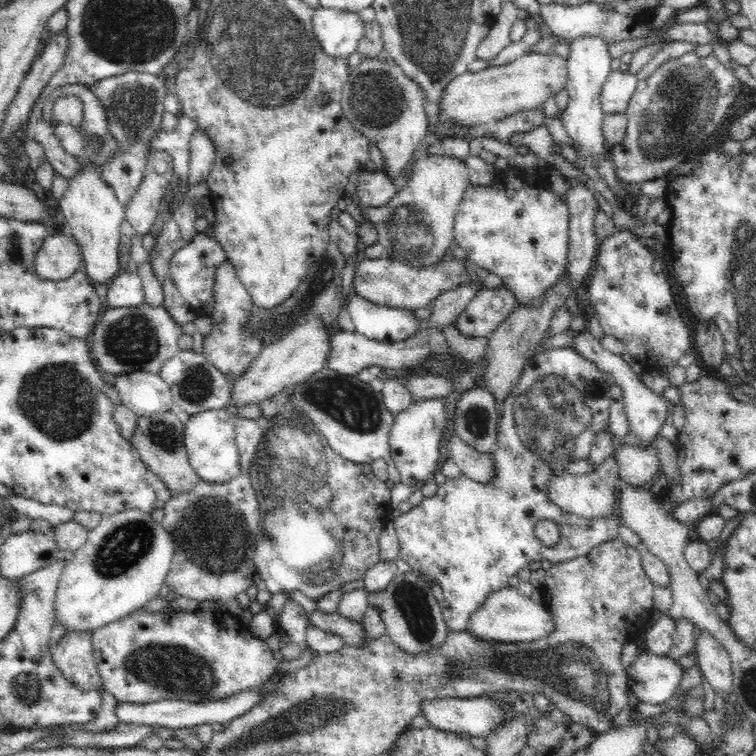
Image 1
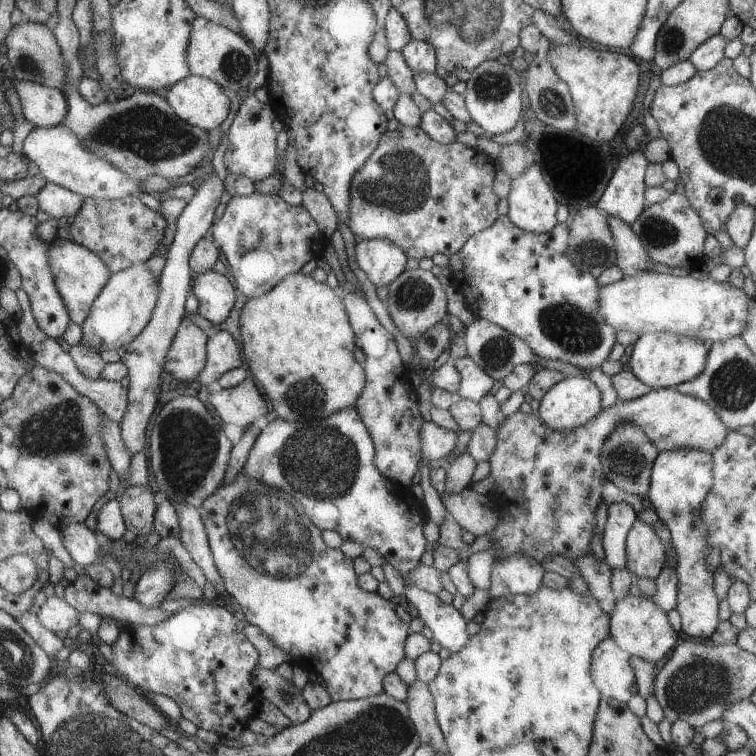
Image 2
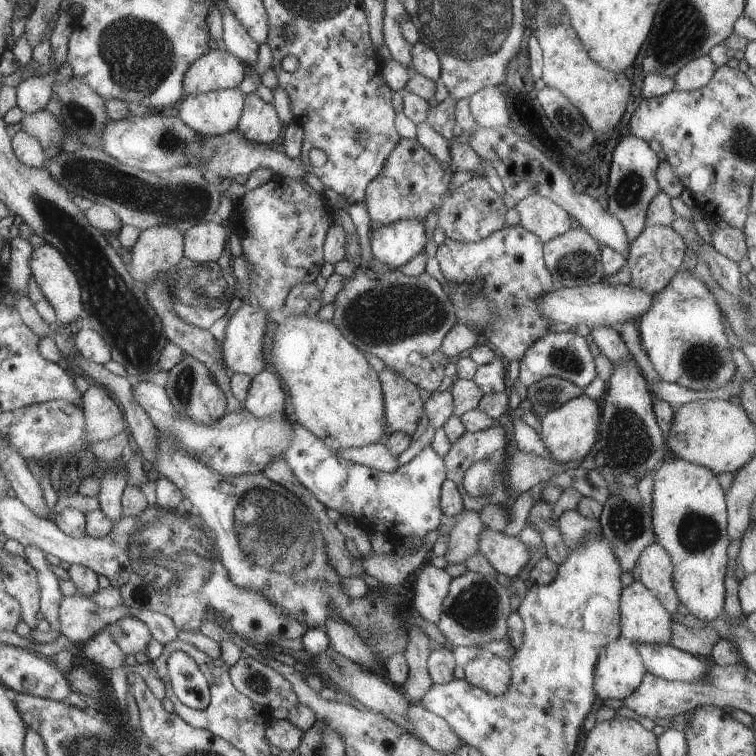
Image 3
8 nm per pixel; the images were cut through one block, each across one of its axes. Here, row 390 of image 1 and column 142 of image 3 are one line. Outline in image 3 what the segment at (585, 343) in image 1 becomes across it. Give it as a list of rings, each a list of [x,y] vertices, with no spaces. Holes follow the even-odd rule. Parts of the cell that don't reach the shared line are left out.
[[[135,617],[120,618],[107,627],[112,640],[120,646],[124,655],[135,656],[137,652],[147,653],[148,643],[152,640],[150,628]]]

